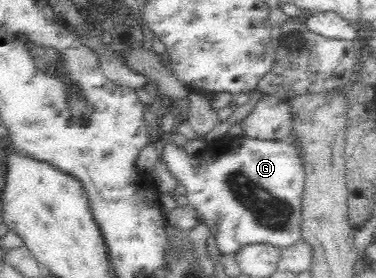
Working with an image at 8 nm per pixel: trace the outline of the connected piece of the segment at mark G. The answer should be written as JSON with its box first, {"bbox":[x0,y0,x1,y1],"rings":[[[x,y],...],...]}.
{"bbox":[159,135,303,256],"rings":[[[226,135],[208,142],[199,154],[188,154],[171,137],[159,140],[160,157],[170,174],[184,185],[188,203],[213,233],[222,256],[234,255],[246,244],[292,246],[301,239],[303,159],[288,138],[260,140]]]}

